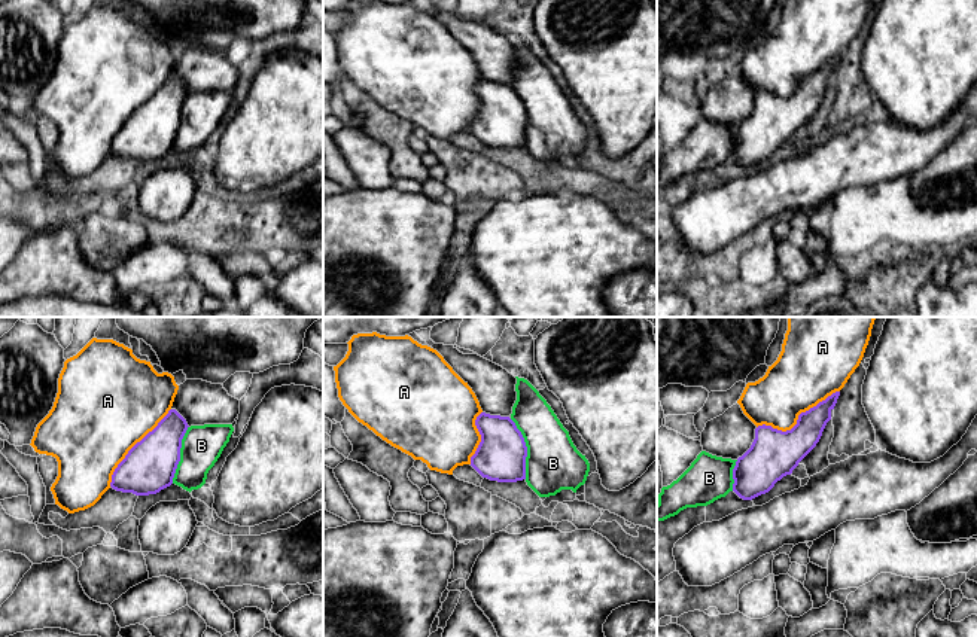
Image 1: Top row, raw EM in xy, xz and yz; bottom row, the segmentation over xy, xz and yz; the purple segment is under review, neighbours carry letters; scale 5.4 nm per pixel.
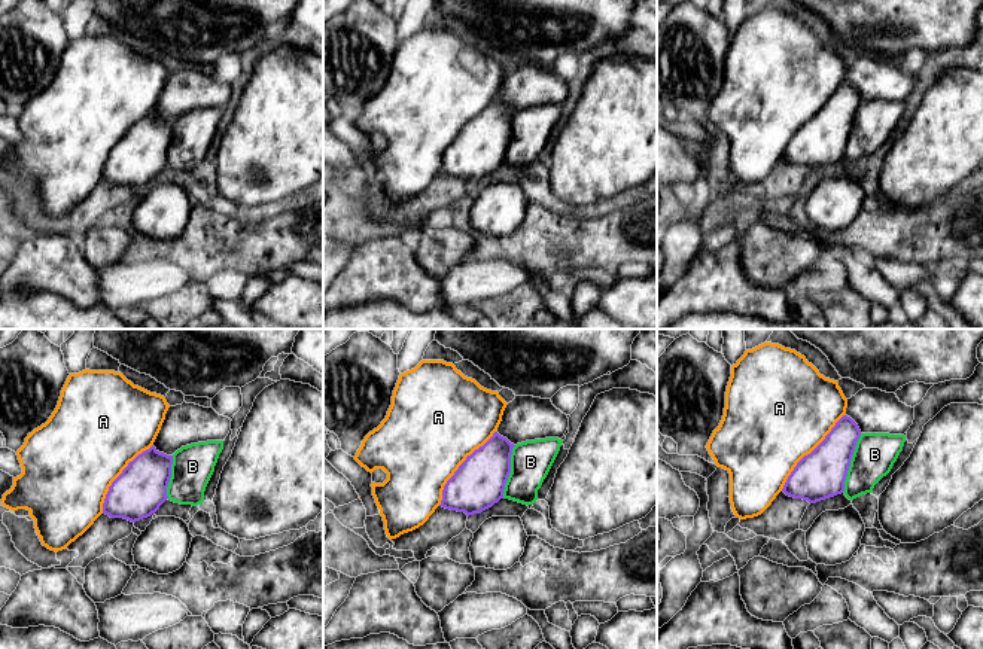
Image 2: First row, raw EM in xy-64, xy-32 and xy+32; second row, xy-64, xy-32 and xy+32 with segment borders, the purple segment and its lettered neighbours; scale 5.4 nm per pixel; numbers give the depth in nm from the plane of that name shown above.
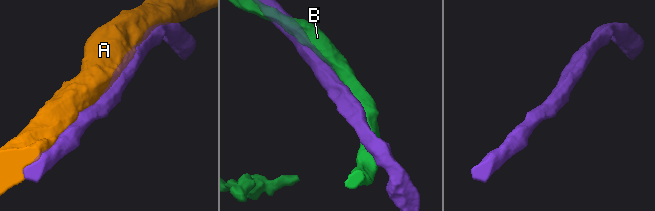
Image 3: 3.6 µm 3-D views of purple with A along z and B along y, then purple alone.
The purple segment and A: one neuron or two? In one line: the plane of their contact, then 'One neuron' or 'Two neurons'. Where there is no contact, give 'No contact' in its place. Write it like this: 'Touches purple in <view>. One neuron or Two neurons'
Touches purple in yz. One neuron

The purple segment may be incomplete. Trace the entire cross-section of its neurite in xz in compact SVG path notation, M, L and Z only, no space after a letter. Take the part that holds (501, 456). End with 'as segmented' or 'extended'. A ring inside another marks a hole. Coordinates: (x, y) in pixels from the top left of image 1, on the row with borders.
M377 332L372 333L357 333L353 335L351 339L347 342L349 351L346 357L334 366L335 371L335 382L338 388L338 397L343 405L349 409L349 412L369 430L372 430L377 436L383 441L390 444L392 446L401 449L402 452L411 455L414 460L421 460L427 464L430 470L436 470L441 473L453 475L453 470L457 466L471 464L483 478L497 482L517 482L526 479L526 457L527 457L527 446L521 432L517 429L515 423L509 417L500 415L490 415L486 414L480 402L472 391L472 388L465 382L453 368L444 360L444 357L433 348L427 345L421 345L414 341L411 336L386 336Z | extended

